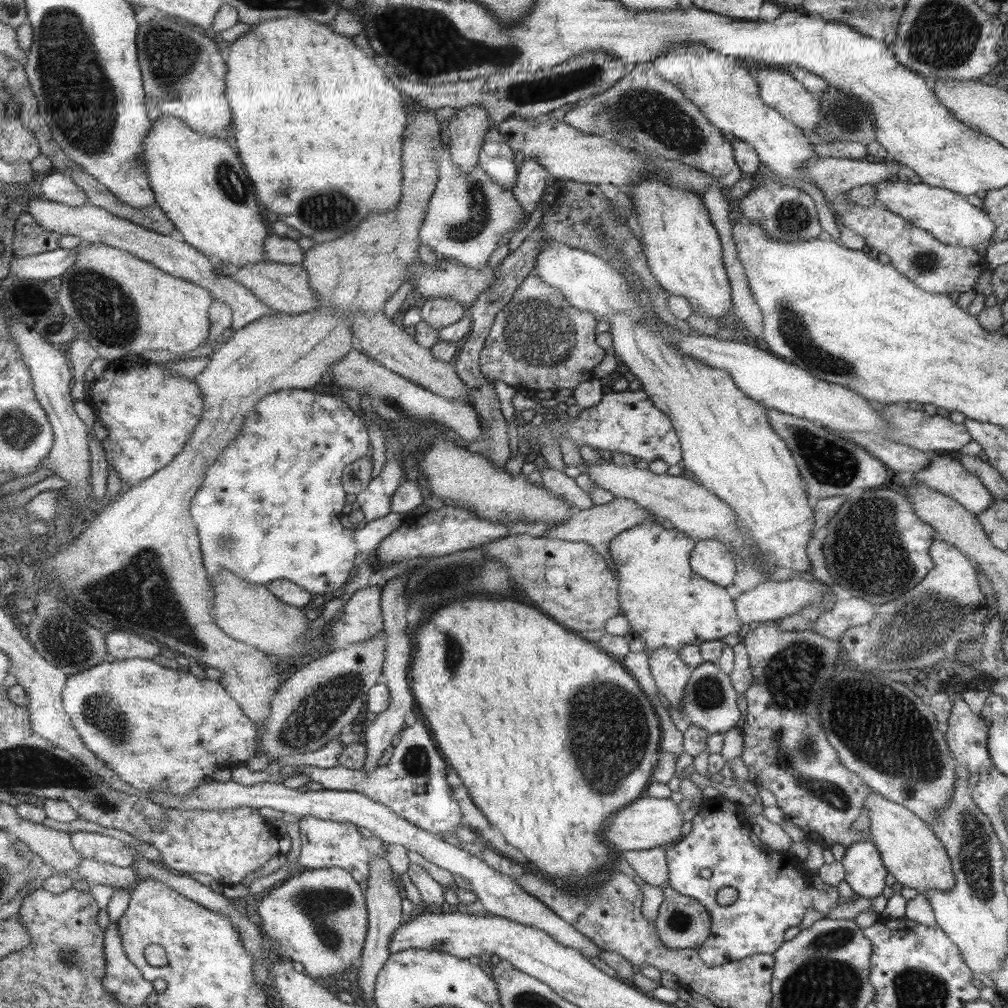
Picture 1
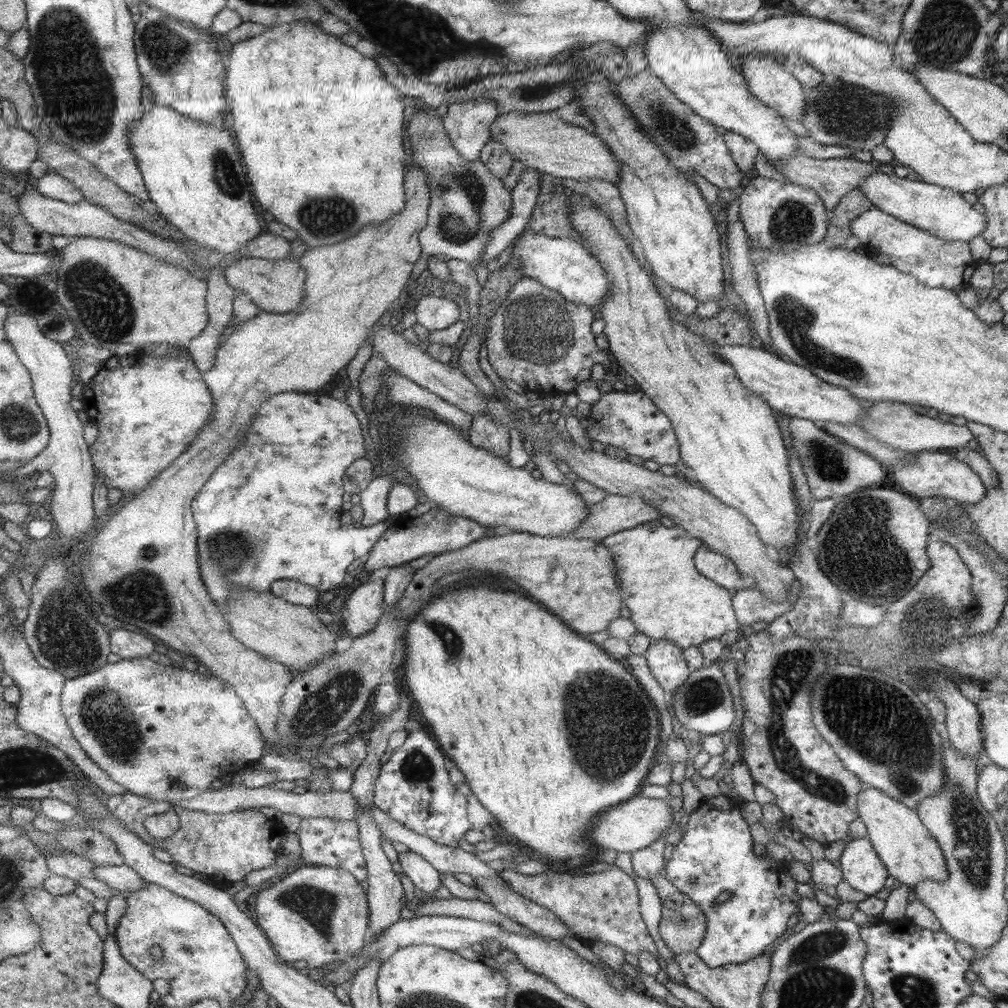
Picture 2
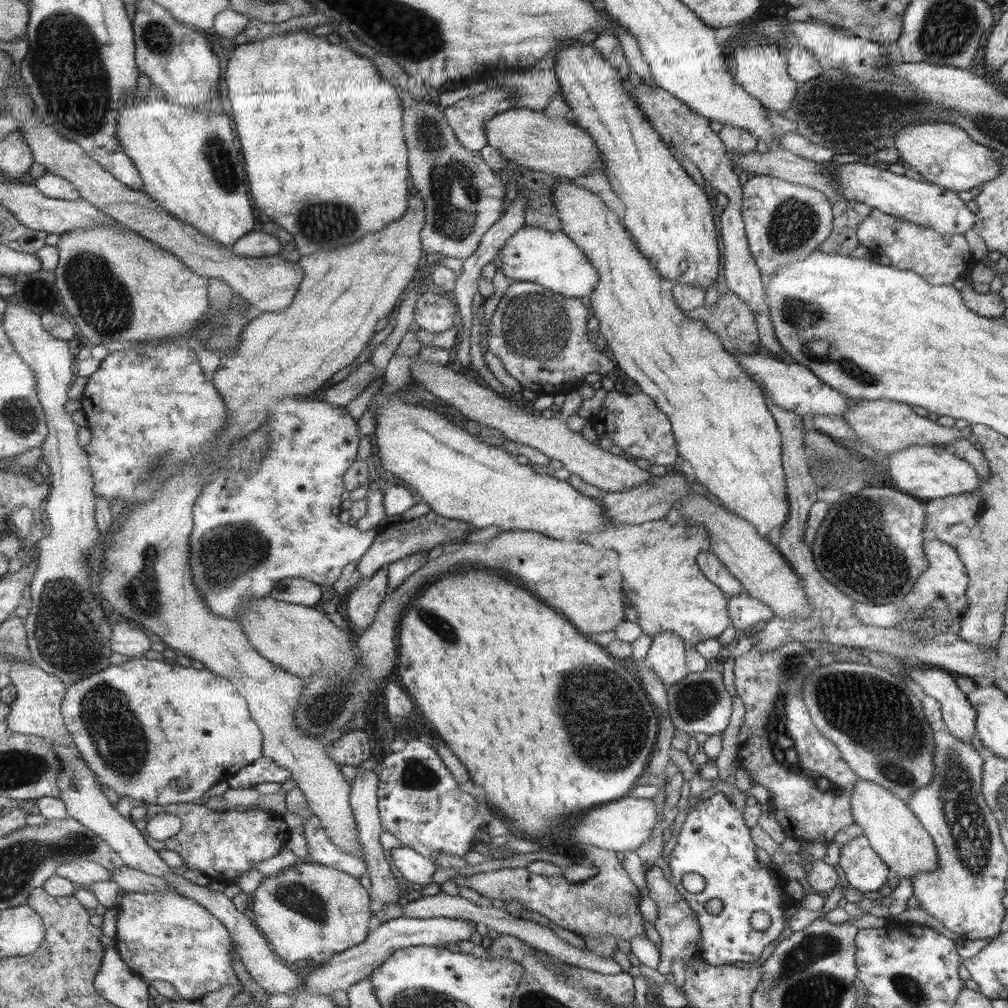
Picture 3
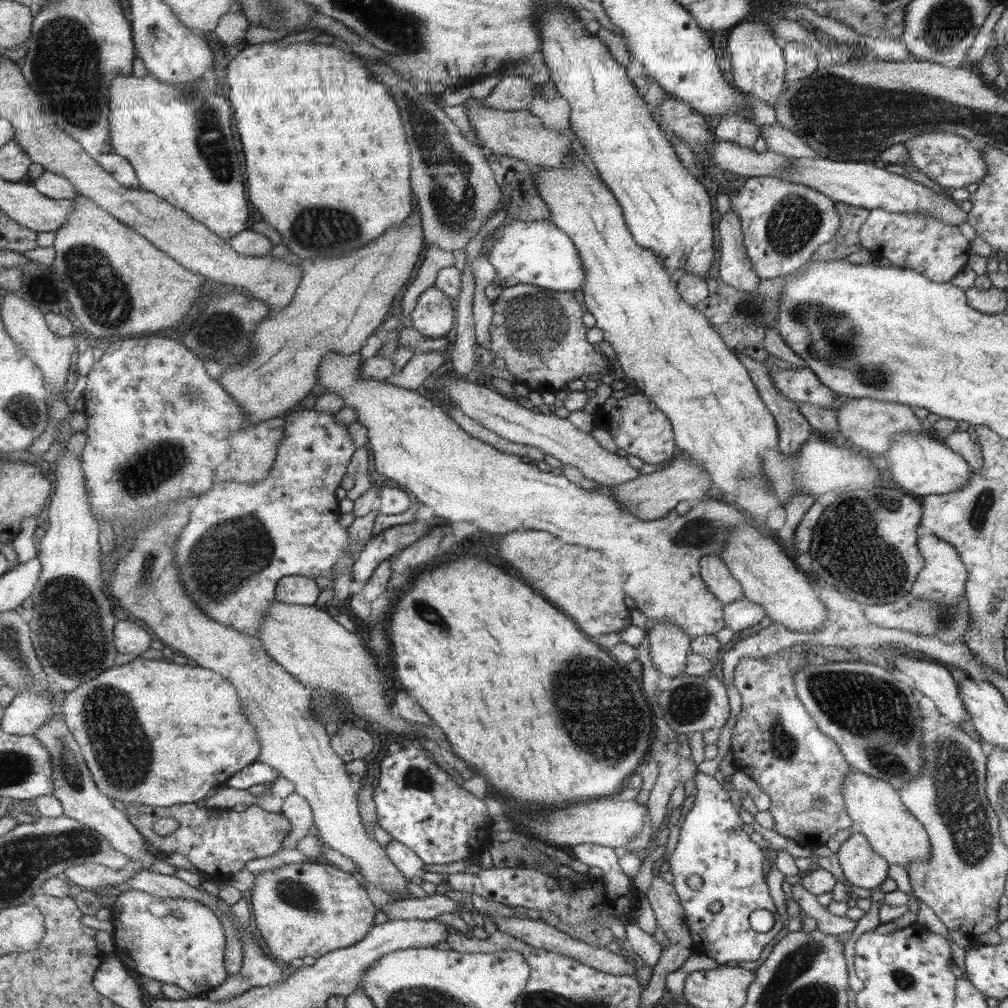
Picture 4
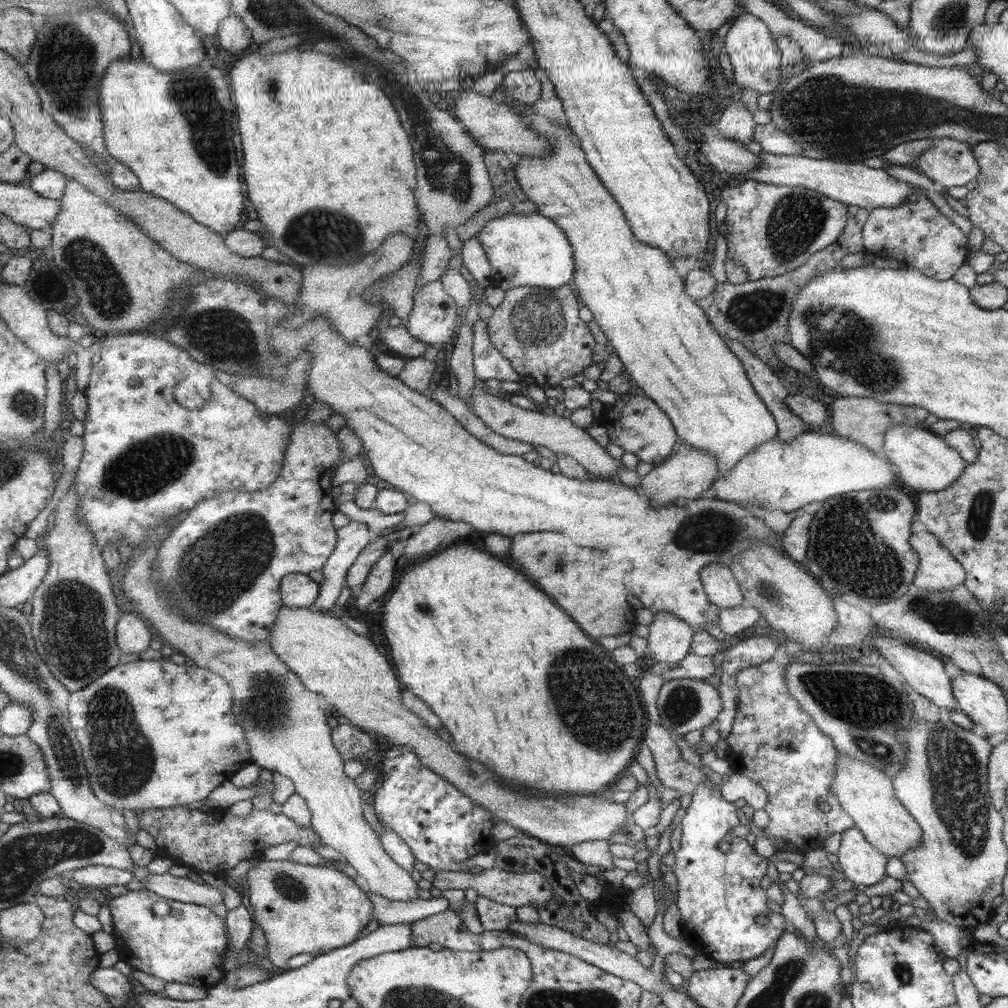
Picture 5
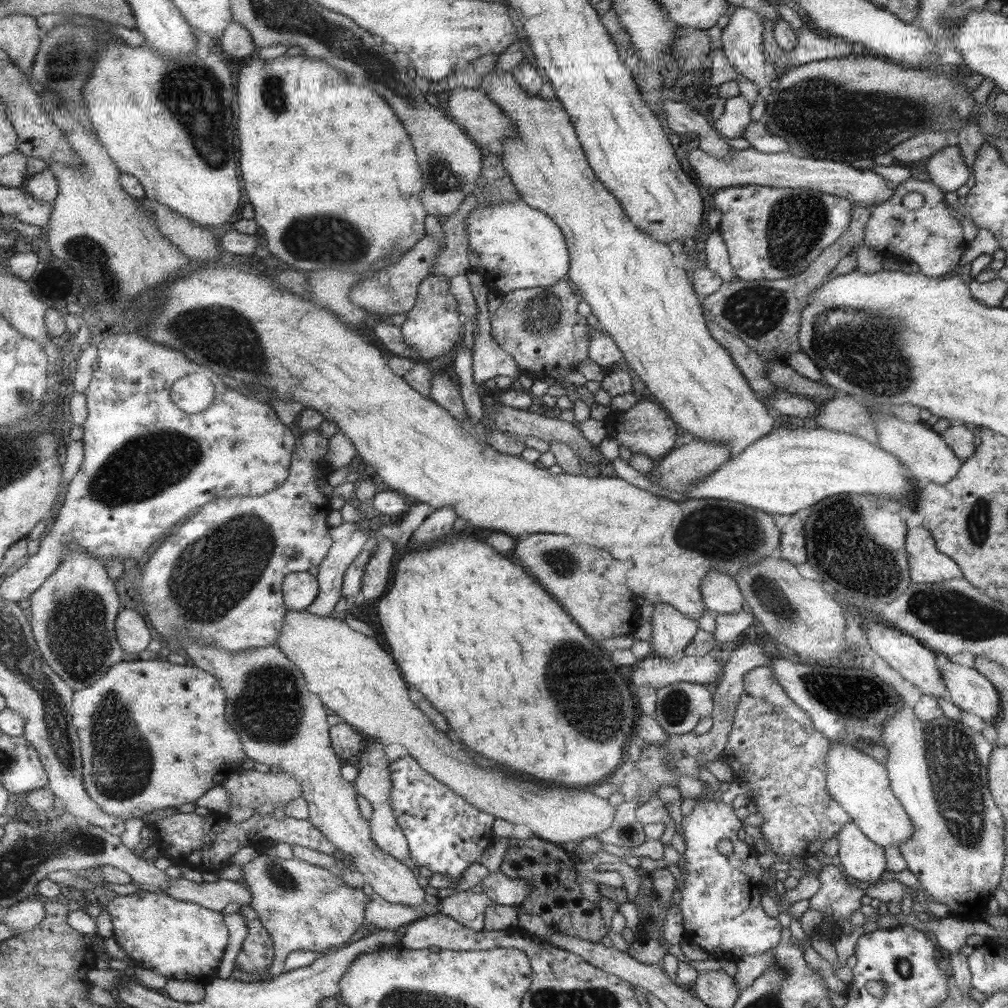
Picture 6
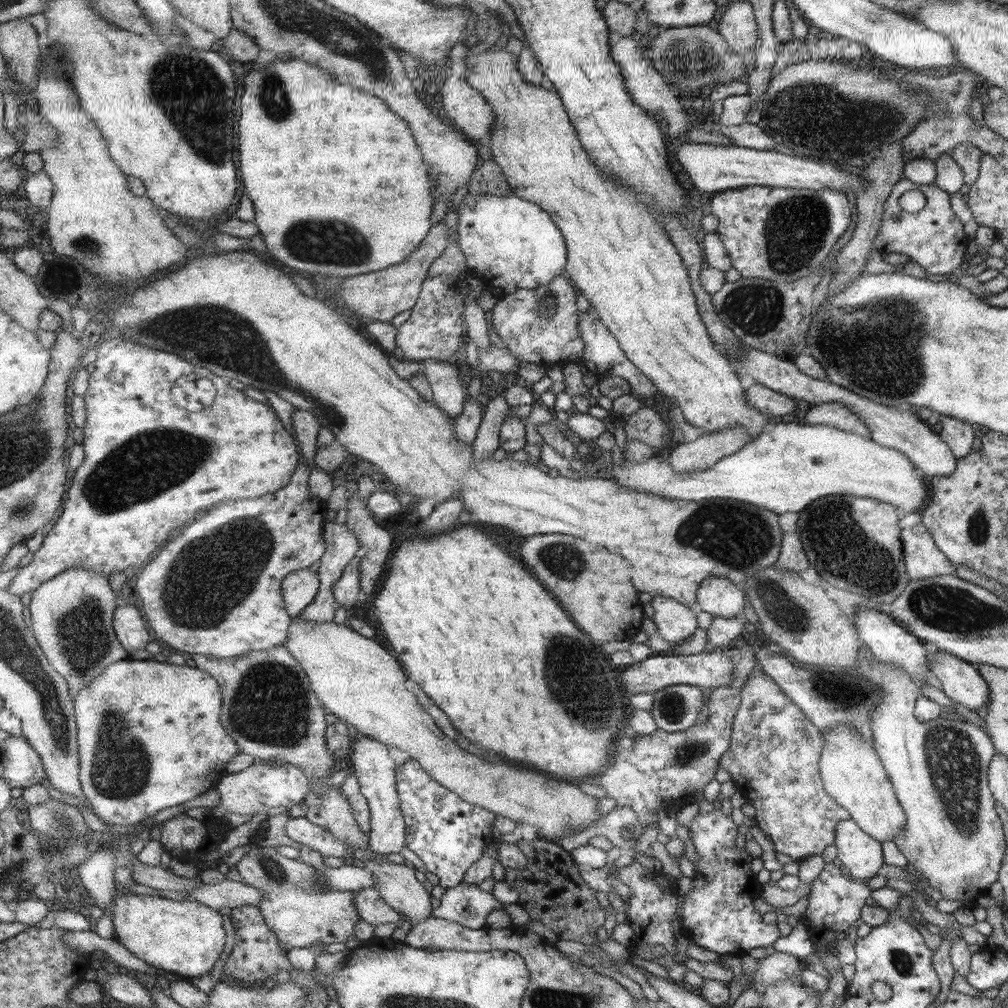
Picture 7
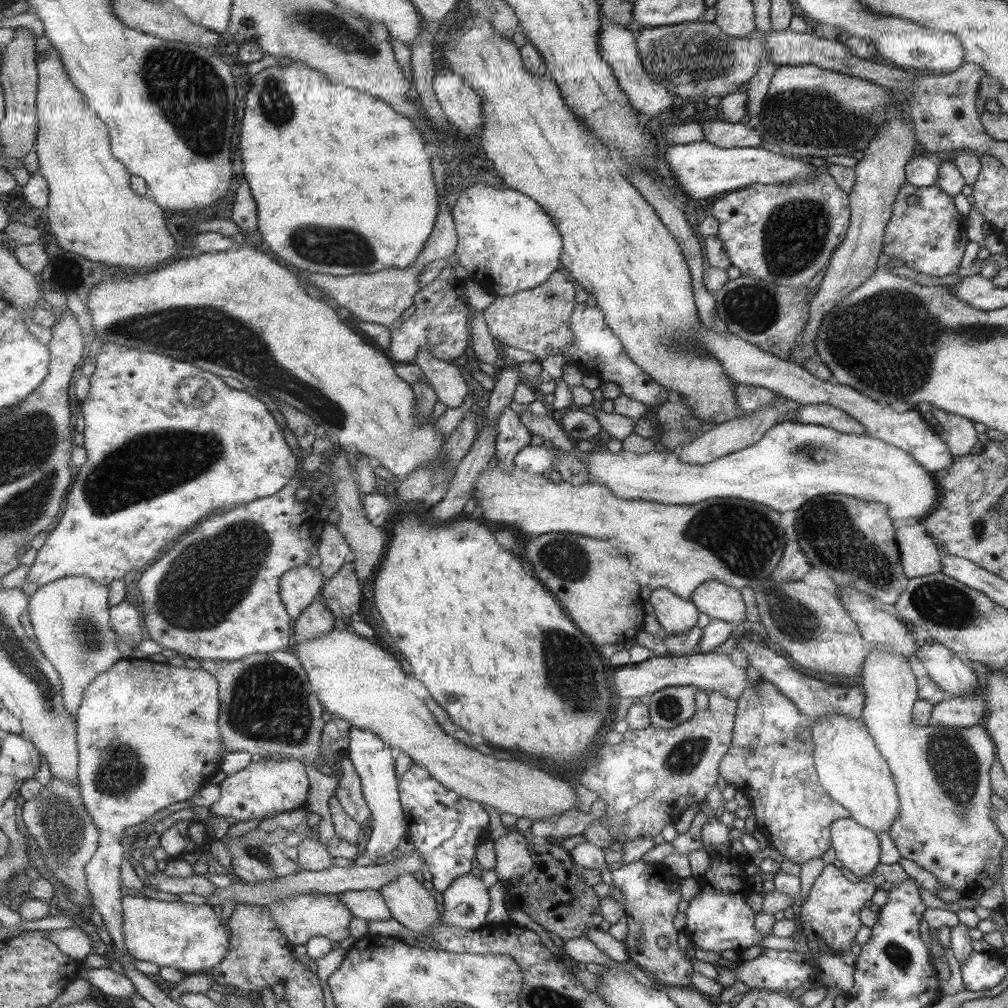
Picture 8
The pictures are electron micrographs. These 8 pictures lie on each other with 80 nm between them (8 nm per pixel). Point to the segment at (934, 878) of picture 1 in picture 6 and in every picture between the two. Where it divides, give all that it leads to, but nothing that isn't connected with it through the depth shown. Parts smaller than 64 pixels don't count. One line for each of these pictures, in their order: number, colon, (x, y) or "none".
2: (908, 850)
3: (899, 839)
4: (892, 831)
5: (866, 794)
6: (860, 785)

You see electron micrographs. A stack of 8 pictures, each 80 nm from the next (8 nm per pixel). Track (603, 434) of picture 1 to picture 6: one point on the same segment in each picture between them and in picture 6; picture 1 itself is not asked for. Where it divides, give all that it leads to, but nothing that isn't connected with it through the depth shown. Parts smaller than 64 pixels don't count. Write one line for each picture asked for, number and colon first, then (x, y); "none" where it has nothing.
2: (629, 421)
3: (633, 422)
4: (637, 426)
5: (639, 426)
6: (645, 428)

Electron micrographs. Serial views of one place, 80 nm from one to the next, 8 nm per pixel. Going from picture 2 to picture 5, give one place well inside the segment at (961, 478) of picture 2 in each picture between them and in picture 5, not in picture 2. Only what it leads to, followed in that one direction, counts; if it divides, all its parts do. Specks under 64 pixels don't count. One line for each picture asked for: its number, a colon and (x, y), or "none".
3: (924, 471)
4: (920, 465)
5: (923, 462)

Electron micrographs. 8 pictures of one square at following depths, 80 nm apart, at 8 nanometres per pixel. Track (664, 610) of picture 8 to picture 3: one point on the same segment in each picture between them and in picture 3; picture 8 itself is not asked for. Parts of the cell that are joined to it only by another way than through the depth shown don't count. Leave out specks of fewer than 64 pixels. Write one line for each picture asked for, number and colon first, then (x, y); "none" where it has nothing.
3: (666, 657)
4: (668, 646)
5: (669, 639)
6: (672, 632)
7: (674, 622)

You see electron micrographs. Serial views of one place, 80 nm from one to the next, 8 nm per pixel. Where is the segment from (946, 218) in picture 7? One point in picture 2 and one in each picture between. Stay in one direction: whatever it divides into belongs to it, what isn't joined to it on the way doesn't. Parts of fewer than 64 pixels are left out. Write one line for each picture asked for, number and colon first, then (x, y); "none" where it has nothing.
2: (937, 263)
3: (939, 258)
4: (914, 241)
5: (914, 234)
6: (929, 237)

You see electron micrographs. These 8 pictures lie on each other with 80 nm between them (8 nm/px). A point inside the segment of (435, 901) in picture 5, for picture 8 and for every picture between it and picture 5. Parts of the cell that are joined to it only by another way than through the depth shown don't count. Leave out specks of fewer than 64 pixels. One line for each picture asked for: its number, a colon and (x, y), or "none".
6: (384, 916)
7: (370, 907)
8: (368, 905)

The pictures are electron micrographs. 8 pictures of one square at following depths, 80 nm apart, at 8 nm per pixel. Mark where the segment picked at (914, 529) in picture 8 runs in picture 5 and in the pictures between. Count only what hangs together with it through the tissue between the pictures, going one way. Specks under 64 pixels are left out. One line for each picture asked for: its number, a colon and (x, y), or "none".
5: (938, 571)
6: (927, 564)
7: (923, 559)

